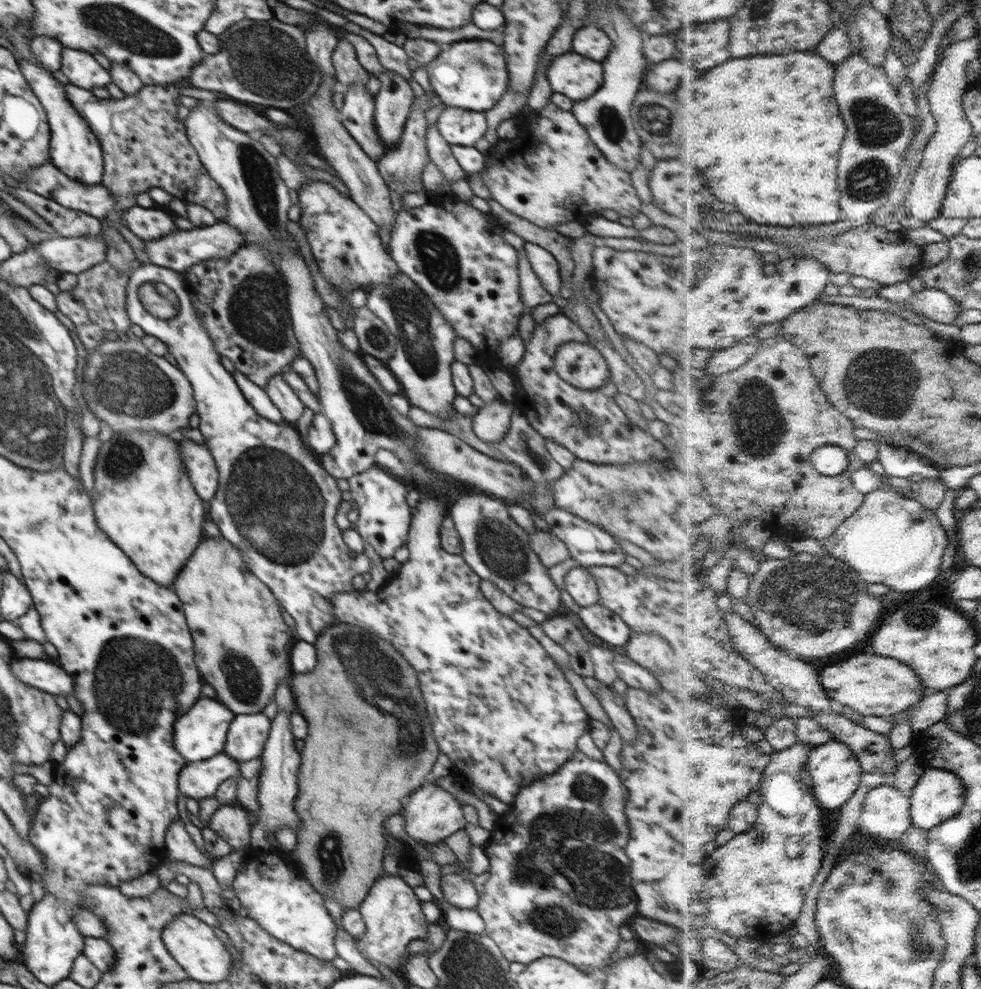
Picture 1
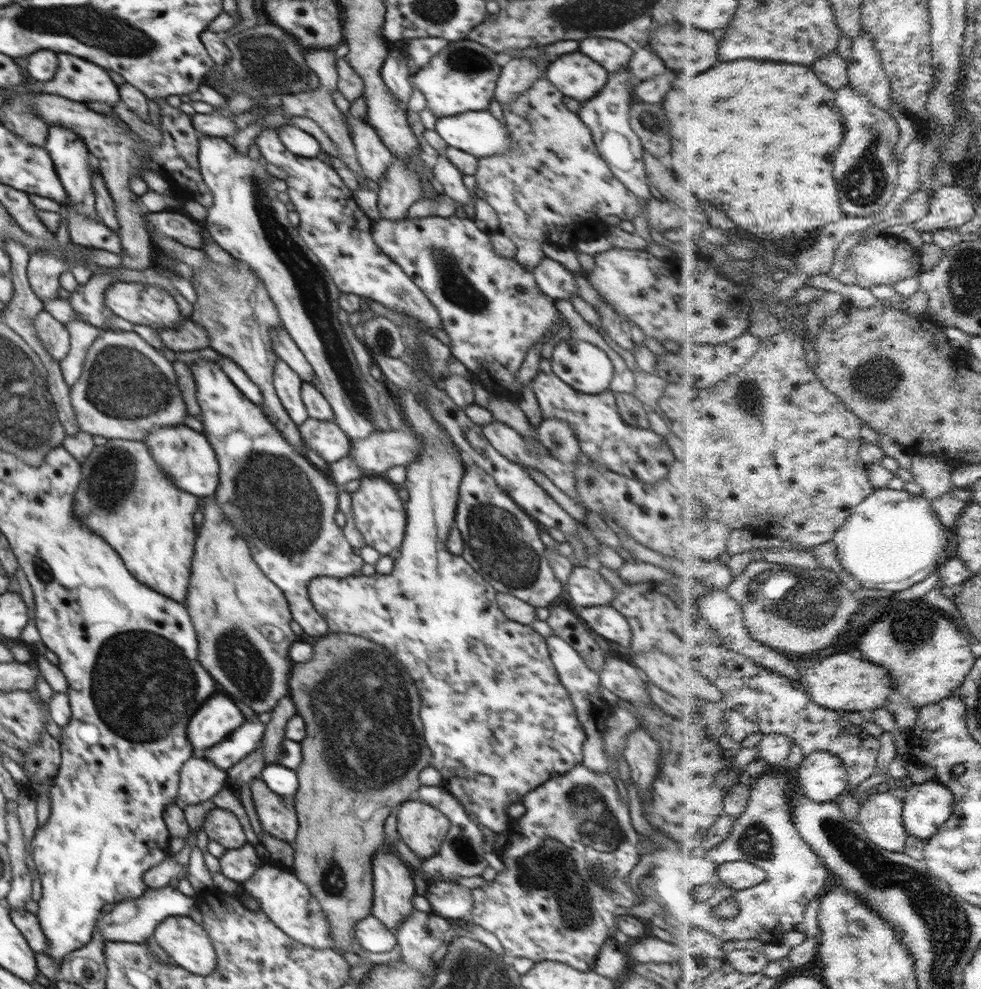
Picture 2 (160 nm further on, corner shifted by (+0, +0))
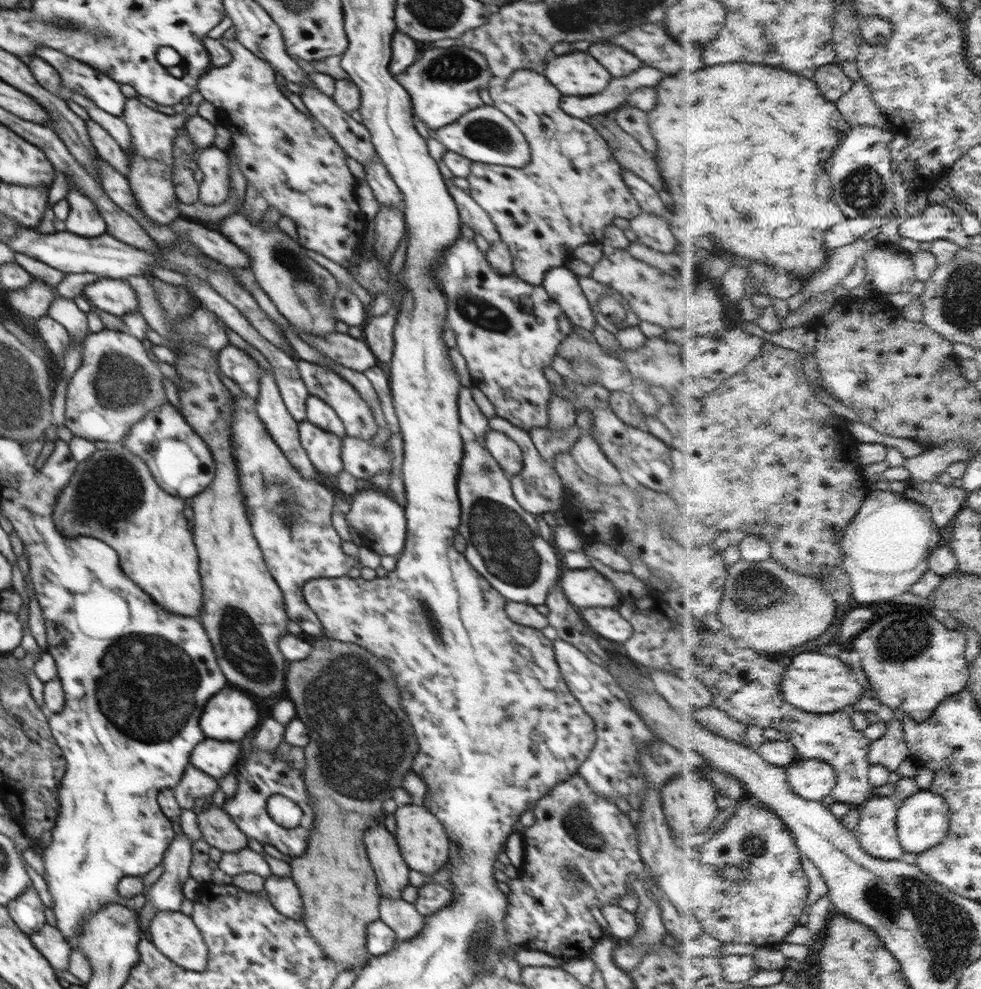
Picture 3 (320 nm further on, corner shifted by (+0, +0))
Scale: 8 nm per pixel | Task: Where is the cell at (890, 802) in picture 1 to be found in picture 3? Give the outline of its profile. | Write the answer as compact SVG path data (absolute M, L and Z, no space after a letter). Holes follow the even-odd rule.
M874 796L862 806L857 834L870 854L886 860L900 860L906 854L898 820L901 806L892 797Z

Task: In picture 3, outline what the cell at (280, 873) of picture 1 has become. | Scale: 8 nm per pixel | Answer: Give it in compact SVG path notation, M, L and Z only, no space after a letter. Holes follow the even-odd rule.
M272 875L264 880L267 896L280 914L292 920L303 922L303 902L301 894L290 877Z

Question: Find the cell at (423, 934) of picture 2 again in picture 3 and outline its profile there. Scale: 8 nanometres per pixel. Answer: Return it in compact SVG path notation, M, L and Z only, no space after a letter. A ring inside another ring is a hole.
M380 896L379 919L396 933L400 941L405 941L422 932L427 915L420 914L414 903Z

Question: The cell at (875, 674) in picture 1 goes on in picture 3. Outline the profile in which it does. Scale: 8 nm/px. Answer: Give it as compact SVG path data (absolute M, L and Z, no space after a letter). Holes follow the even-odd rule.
M806 652L796 656L796 662L788 664L781 692L790 704L817 713L833 713L850 709L864 694L864 686L858 682L850 666L836 656L826 656L820 652Z

